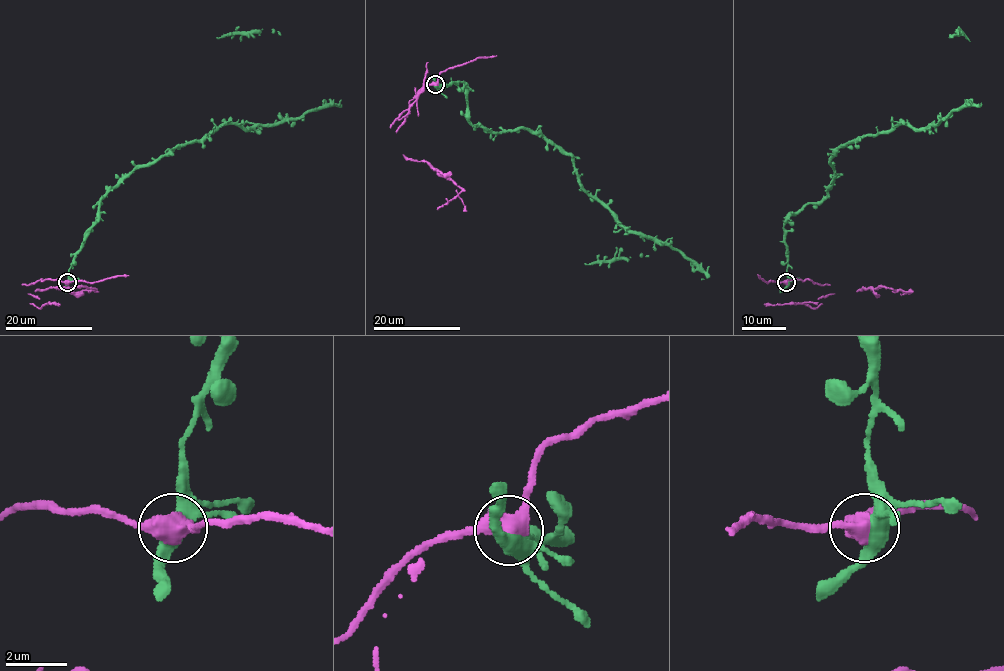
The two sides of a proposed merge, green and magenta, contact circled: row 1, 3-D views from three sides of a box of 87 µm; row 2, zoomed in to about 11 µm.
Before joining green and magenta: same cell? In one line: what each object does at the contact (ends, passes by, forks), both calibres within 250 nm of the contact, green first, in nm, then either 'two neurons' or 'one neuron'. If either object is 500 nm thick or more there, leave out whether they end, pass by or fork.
calibres 400 and 550 nm; two neurons

